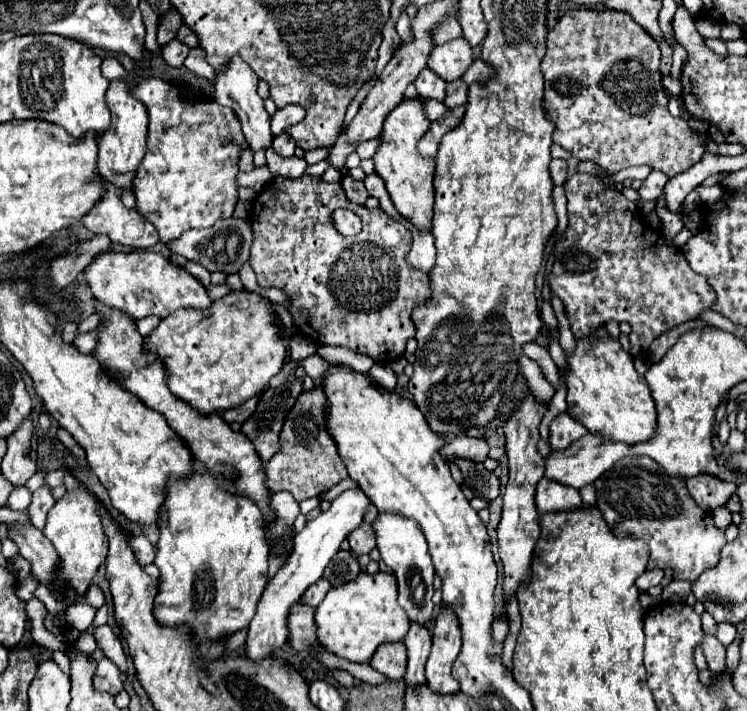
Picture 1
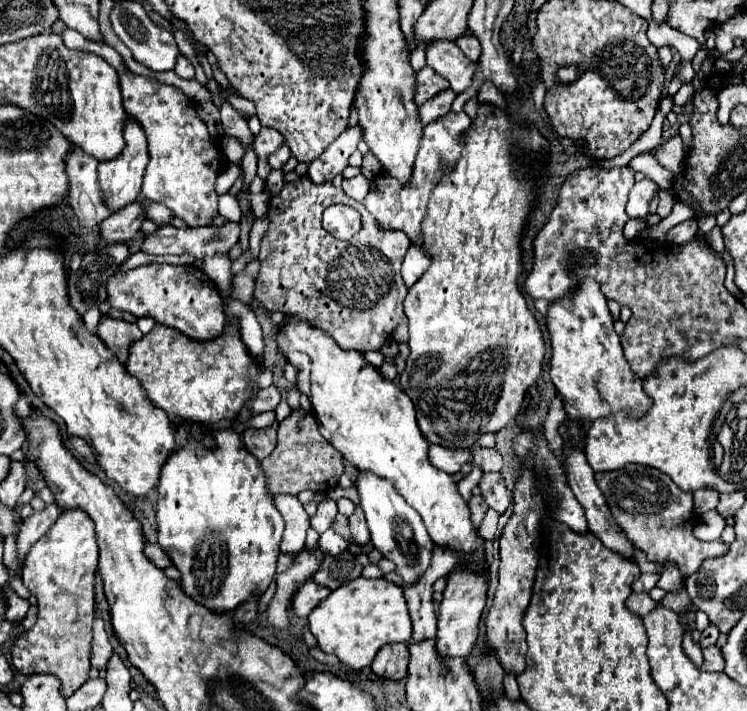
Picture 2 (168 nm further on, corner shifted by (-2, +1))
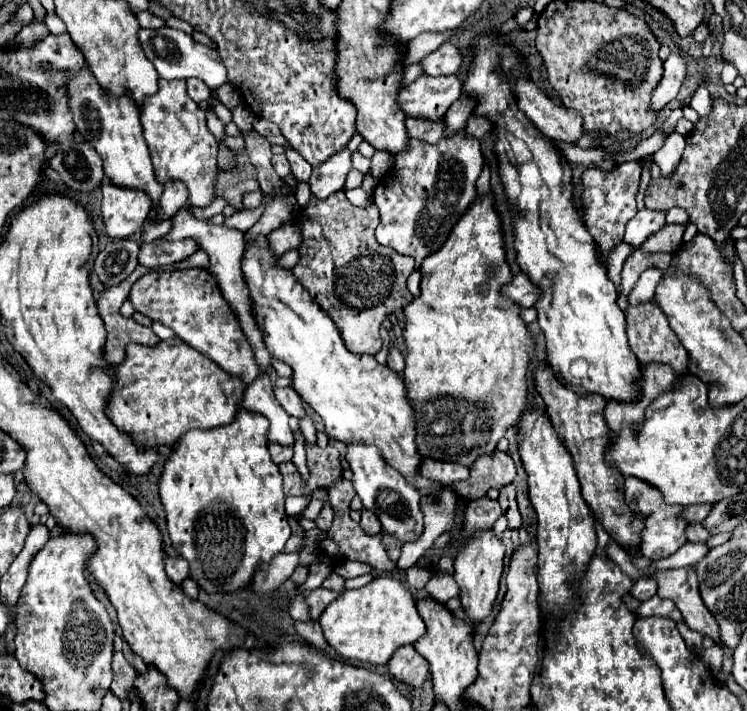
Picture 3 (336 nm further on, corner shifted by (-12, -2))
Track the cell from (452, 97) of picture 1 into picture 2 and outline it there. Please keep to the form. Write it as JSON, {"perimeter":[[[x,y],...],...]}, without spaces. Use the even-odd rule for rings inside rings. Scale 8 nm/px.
{"perimeter":[[[452,88],[442,90],[438,96],[434,96],[434,100],[428,100],[426,104],[420,106],[420,116],[422,116],[422,124],[434,122],[438,120],[438,116],[444,116],[450,112],[450,104],[454,102],[458,94],[454,94]]]}

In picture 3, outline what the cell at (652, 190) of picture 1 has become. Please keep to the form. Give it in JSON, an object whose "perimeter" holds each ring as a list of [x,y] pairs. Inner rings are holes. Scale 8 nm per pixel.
{"perimeter":[[[642,209],[642,211],[638,211],[638,215],[632,221],[628,221],[626,233],[624,233],[624,243],[632,245],[634,249],[640,249],[642,243],[652,233],[656,233],[656,231],[660,231],[664,227],[664,223],[666,223],[664,213]]]}

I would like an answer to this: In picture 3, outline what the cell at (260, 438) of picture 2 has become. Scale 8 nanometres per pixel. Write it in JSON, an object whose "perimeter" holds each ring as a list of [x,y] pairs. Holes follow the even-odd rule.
{"perimeter":[[[270,443],[268,449],[270,449],[270,455],[272,455],[274,463],[284,463],[284,461],[292,459],[292,447],[280,447],[276,443]]]}

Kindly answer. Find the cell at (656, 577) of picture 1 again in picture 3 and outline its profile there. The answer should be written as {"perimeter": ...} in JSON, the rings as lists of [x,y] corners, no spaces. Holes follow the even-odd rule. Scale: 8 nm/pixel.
{"perimeter":[[[644,577],[644,579],[640,579],[640,581],[636,581],[636,583],[632,585],[630,595],[632,595],[632,597],[636,597],[638,601],[646,601],[646,599],[654,597],[654,595],[656,595],[656,591],[658,591],[656,581],[654,581],[654,579],[650,579],[650,577]]]}

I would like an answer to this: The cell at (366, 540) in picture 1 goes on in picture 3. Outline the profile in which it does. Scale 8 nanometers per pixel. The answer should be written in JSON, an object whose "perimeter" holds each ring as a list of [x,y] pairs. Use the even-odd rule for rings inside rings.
{"perimeter":[[[362,509],[362,521],[360,521],[360,527],[362,527],[368,535],[376,535],[376,533],[382,529],[380,521],[376,519],[376,515],[374,515],[372,511],[368,511],[368,509]]]}

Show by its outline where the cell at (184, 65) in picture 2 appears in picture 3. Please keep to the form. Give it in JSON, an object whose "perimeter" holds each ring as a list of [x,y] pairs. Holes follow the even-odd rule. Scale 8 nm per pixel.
{"perimeter":[[[188,79],[186,85],[188,85],[188,95],[190,95],[198,105],[204,105],[204,101],[210,97],[208,87],[204,87],[204,83],[200,83],[200,79]]]}

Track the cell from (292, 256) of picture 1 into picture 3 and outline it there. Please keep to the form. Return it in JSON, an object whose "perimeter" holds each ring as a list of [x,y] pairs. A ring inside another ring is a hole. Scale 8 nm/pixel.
{"perimeter":[[[338,191],[328,199],[310,199],[310,205],[300,209],[296,223],[302,227],[304,241],[298,247],[300,263],[292,273],[300,285],[310,291],[322,311],[326,311],[338,325],[350,353],[376,355],[382,349],[382,321],[388,313],[394,313],[412,301],[408,289],[396,293],[400,285],[406,285],[408,275],[414,271],[412,257],[380,245],[374,237],[378,225],[376,205],[370,205],[368,209],[354,207],[344,191]]]}

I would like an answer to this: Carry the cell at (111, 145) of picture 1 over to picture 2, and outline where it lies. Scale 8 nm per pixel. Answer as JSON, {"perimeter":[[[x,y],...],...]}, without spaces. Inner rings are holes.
{"perimeter":[[[128,116],[126,124],[124,124],[124,142],[126,142],[126,146],[122,148],[122,152],[116,158],[102,160],[98,164],[98,178],[100,178],[102,190],[106,192],[106,200],[108,200],[108,204],[112,204],[114,210],[124,208],[126,204],[132,204],[138,198],[140,186],[142,186],[142,176],[148,166],[146,134],[144,134],[140,122],[136,122],[132,116]]]}

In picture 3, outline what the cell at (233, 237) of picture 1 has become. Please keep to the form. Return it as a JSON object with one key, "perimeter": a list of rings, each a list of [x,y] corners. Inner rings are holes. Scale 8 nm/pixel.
{"perimeter":[[[156,239],[152,243],[142,245],[138,263],[148,269],[158,269],[158,267],[172,265],[172,263],[186,259],[196,249],[198,249],[198,245],[192,243],[192,239],[184,239],[184,241],[176,241],[176,243],[166,243],[164,239]]]}

